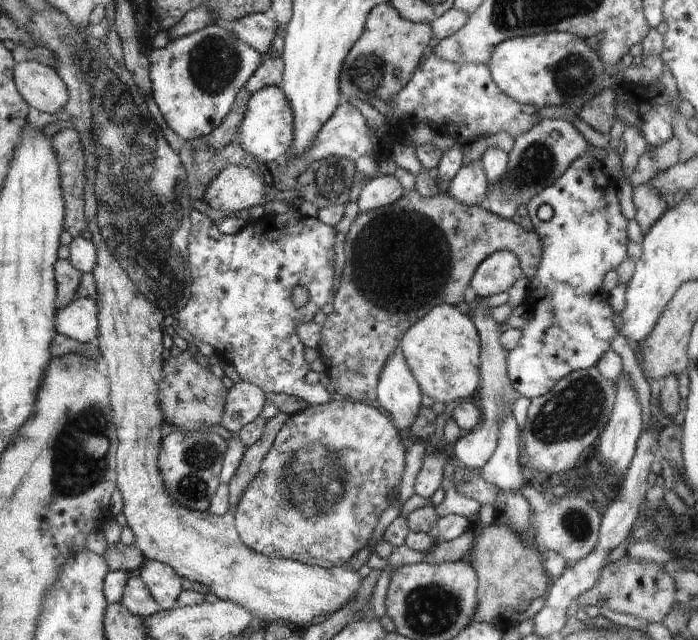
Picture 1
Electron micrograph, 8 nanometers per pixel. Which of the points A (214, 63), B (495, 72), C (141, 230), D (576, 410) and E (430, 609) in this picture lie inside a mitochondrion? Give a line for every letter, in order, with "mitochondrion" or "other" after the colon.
A: mitochondrion
B: other
C: mitochondrion
D: mitochondrion
E: mitochondrion

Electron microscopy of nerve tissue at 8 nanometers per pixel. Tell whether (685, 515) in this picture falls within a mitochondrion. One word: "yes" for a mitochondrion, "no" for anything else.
no

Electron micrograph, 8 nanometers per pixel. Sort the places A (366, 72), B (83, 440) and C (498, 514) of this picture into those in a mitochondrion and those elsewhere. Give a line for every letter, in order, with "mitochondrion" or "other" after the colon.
A: mitochondrion
B: mitochondrion
C: other

